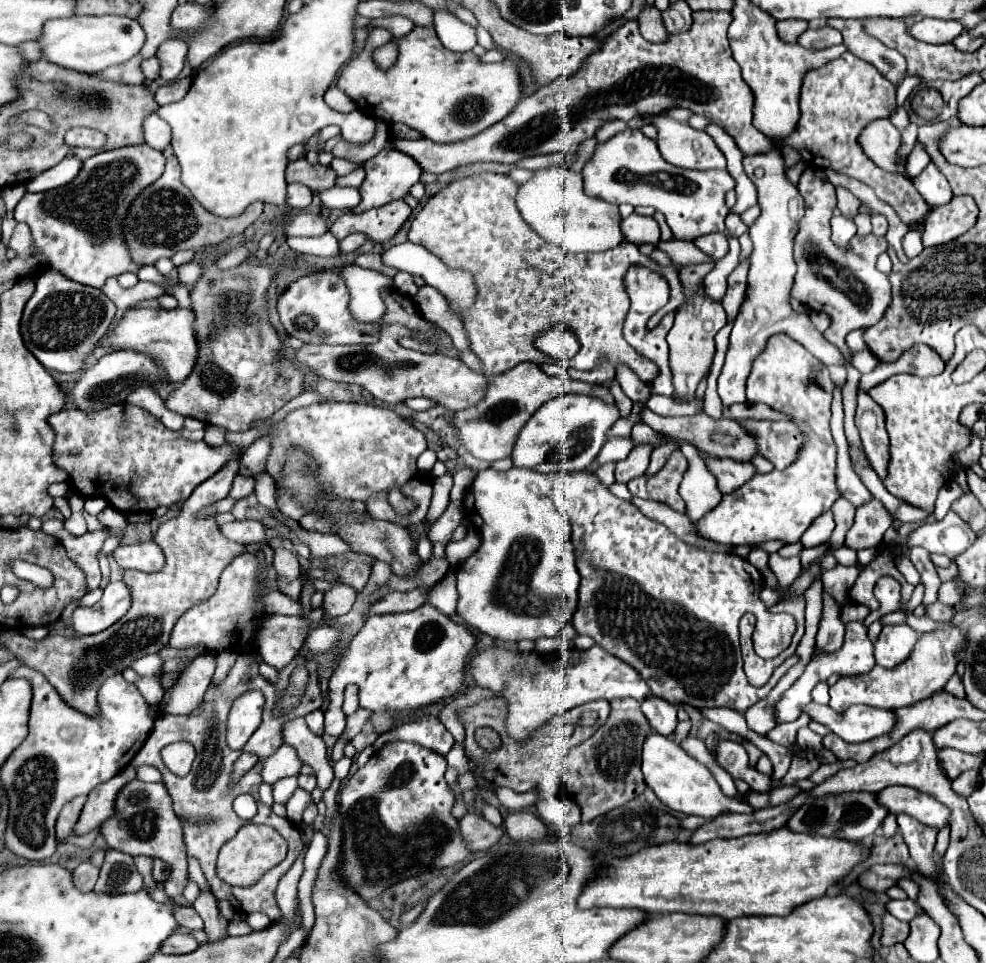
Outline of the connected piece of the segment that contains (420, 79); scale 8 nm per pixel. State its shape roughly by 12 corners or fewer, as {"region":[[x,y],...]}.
{"region":[[373,28],[337,88],[359,112],[451,144],[521,100],[515,62],[441,46],[433,28],[399,40],[383,72]]}

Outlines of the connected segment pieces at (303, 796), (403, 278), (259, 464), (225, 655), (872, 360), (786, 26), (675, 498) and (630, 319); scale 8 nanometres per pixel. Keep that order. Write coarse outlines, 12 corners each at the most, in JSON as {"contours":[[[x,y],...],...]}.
{"contours":[[[297,788],[289,798],[287,816],[301,824],[301,814],[311,802],[311,794]],[[399,272],[393,284],[399,292],[415,296],[413,276]],[[271,436],[253,442],[239,466],[239,474],[265,472]],[[231,650],[217,654],[217,674],[213,682],[221,682],[235,664],[237,654]],[[871,350],[853,352],[849,362],[859,372],[869,372],[877,366]],[[779,20],[777,32],[785,42],[797,42],[807,30],[805,20]],[[673,450],[653,476],[627,482],[629,492],[687,514],[679,484],[687,460]],[[641,264],[629,266],[625,340],[657,362],[653,392],[677,398],[666,336],[676,312],[655,330],[650,317],[669,300],[669,284]]]}

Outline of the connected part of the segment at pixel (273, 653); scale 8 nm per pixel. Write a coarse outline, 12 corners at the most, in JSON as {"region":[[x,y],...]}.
{"region":[[271,614],[255,642],[273,668],[287,666],[307,636],[299,616]]}

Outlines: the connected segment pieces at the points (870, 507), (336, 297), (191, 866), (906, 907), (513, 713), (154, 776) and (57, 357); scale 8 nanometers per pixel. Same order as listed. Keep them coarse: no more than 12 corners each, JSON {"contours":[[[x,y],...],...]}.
{"contours":[[[879,500],[857,508],[845,544],[877,546],[893,516]],[[335,272],[287,286],[277,312],[307,344],[373,344]],[[188,858],[188,875],[201,890],[211,888],[197,858]],[[891,900],[887,904],[895,918],[911,922],[923,910],[915,900]],[[597,644],[473,654],[479,688],[507,700],[521,744],[593,700],[651,694]],[[143,766],[137,770],[141,782],[163,782],[157,768]],[[55,270],[37,278],[23,342],[49,372],[79,372],[115,304]]]}

